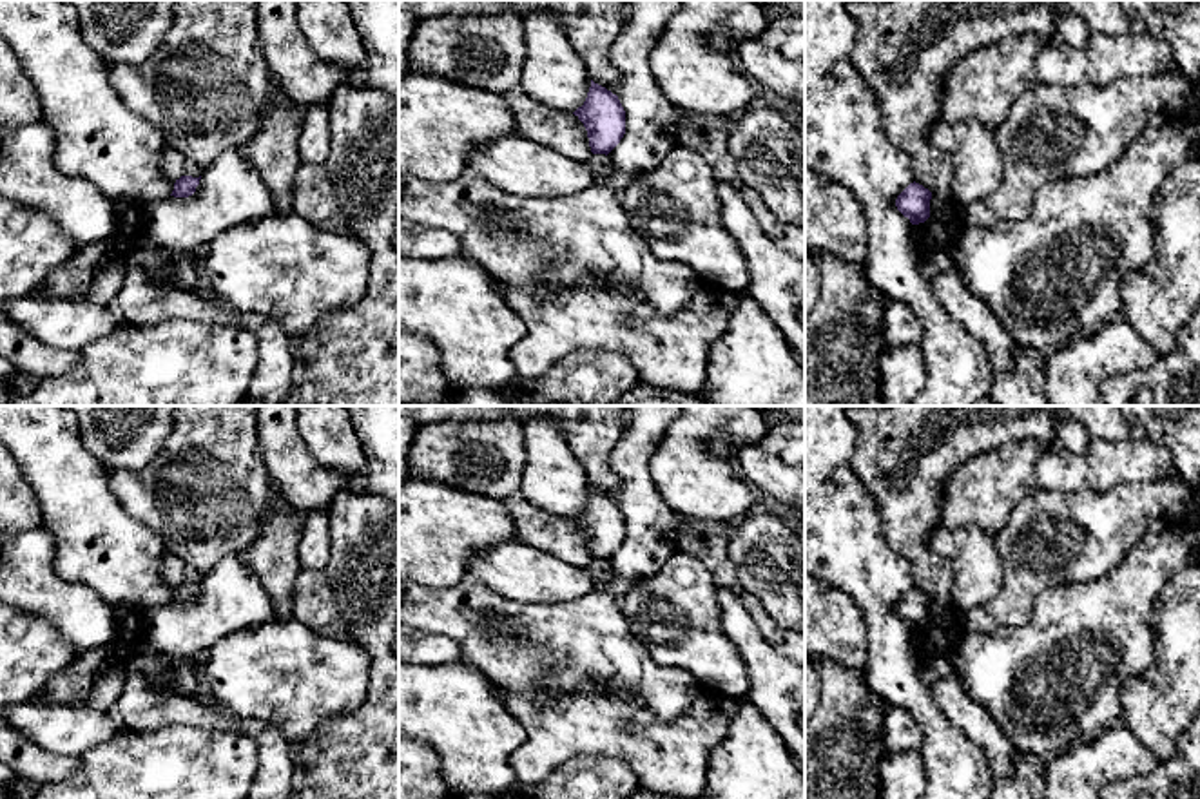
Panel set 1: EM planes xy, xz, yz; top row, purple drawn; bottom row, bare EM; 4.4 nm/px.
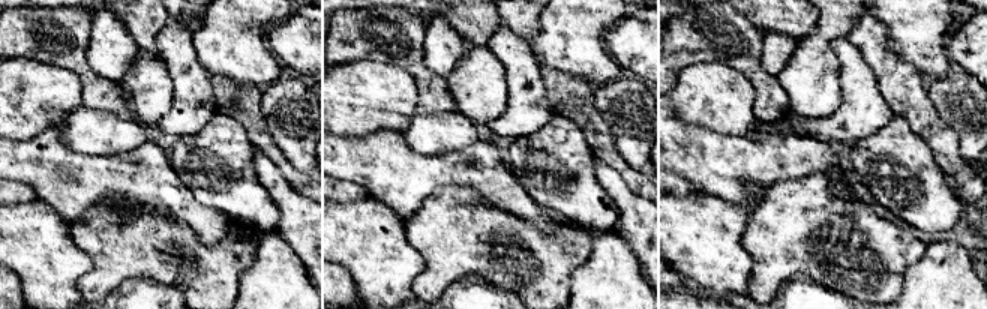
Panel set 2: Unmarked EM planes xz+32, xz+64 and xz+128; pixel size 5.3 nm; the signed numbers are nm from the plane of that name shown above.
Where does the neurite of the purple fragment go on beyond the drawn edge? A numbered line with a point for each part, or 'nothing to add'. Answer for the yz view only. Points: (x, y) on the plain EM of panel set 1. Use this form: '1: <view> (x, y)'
nothing to add

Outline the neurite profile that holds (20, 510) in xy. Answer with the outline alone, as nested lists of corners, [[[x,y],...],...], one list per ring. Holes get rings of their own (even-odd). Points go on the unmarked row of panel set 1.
[[[0,442],[0,531],[22,533],[40,524],[40,502],[15,457]]]

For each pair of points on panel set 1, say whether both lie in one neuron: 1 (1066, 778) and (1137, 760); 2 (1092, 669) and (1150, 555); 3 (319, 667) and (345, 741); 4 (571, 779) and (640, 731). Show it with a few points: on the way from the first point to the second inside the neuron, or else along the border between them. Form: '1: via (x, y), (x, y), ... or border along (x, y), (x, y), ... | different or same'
1: via (1084, 770), (1103, 760), (1119, 760) | same
2: via (1097, 640), (1135, 584) | same
3: border along (368, 689), (358, 707), (330, 716), (301, 741) | different
4: border along (561, 765), (608, 756), (624, 761), (638, 779) | different

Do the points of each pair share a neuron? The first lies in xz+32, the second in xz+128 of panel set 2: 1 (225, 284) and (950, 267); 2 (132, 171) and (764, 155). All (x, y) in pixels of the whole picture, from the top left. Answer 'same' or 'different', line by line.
1: different
2: same

